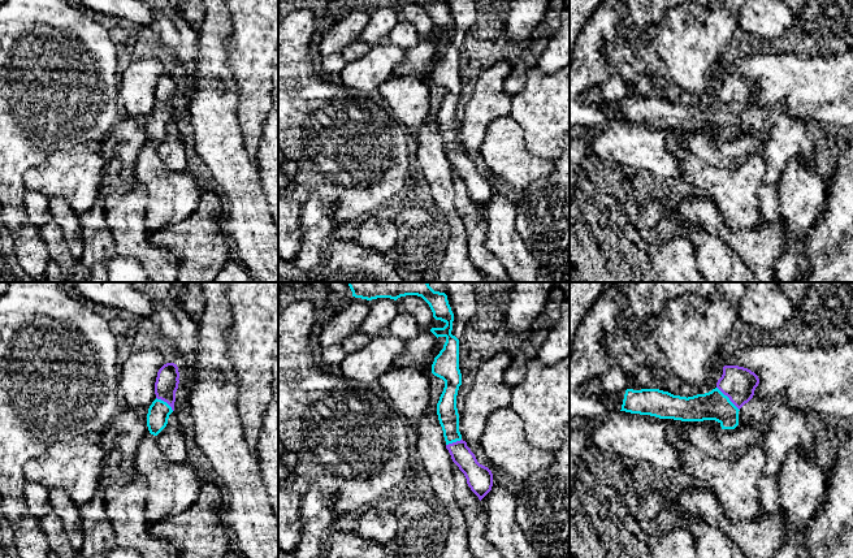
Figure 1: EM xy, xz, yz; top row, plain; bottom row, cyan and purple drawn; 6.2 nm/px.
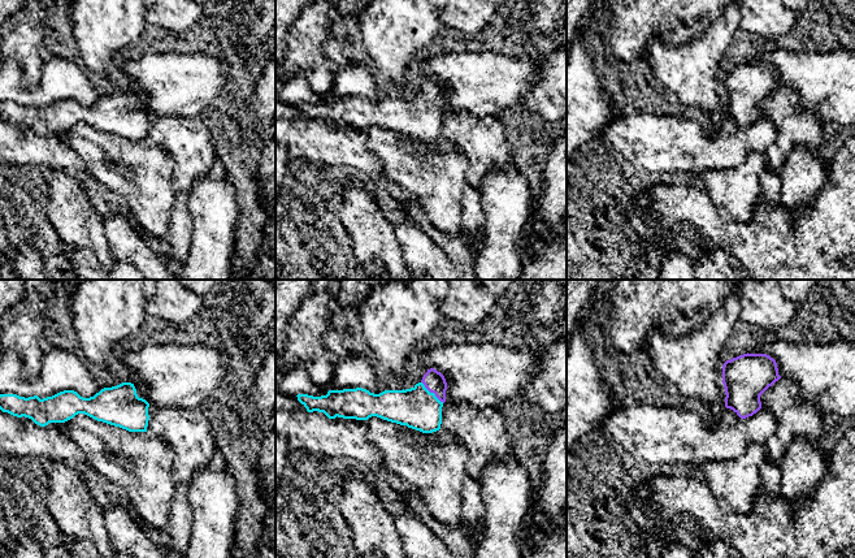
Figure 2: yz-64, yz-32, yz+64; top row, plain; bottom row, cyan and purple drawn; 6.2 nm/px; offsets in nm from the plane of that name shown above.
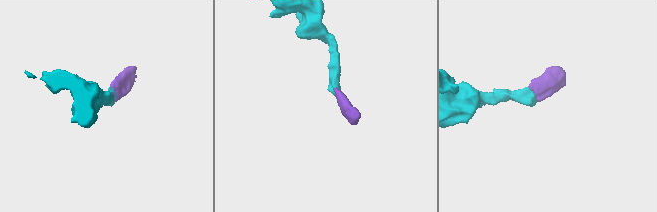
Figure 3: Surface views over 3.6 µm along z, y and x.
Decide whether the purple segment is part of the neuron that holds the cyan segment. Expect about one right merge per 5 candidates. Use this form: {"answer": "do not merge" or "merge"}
{"answer": "merge"}

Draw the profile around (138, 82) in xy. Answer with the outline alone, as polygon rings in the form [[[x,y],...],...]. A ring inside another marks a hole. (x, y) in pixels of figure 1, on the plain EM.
[[[157,59],[139,60],[124,70],[118,94],[129,116],[150,117],[156,108],[157,81],[166,72]]]

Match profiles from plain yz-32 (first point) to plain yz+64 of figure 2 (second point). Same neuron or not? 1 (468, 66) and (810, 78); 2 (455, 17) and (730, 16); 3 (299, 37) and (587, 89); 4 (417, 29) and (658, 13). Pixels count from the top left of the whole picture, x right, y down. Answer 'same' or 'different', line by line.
1: same
2: different
3: same
4: different

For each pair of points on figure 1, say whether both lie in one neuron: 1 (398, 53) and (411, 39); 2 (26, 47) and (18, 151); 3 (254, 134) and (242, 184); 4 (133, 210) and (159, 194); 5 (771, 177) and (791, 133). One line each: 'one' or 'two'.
1: two
2: one
3: two
4: two
5: one

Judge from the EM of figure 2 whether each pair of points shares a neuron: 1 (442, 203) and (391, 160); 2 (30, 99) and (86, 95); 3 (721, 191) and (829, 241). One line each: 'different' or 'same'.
1: same
2: same
3: different

